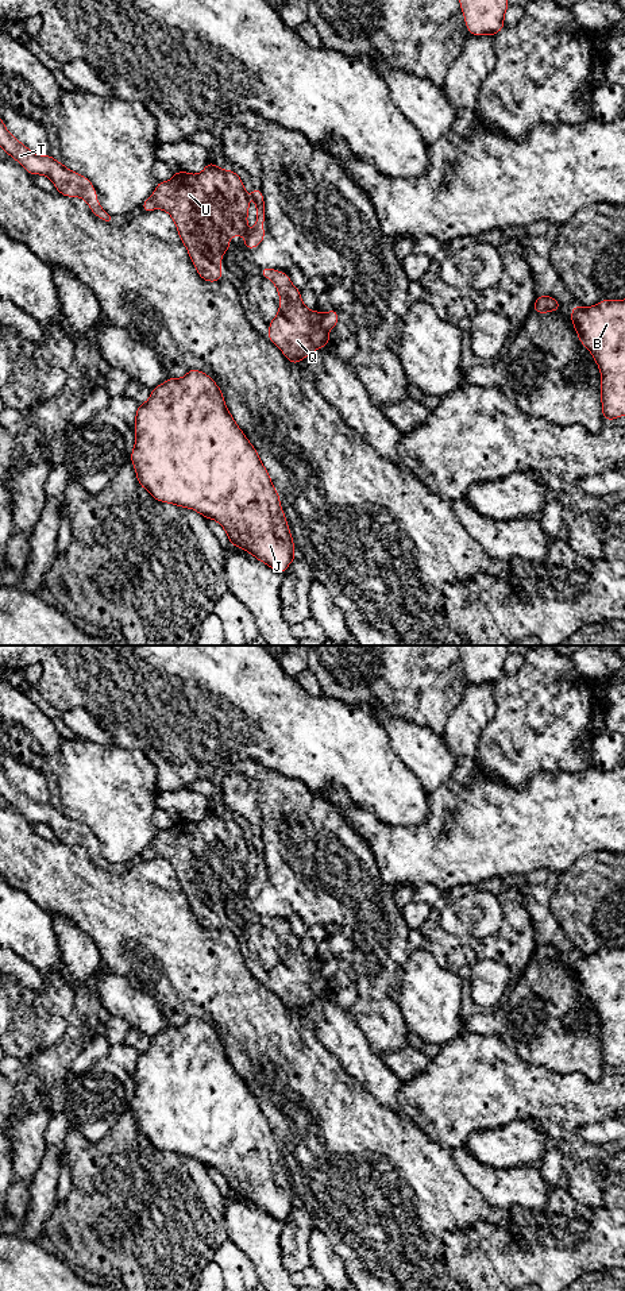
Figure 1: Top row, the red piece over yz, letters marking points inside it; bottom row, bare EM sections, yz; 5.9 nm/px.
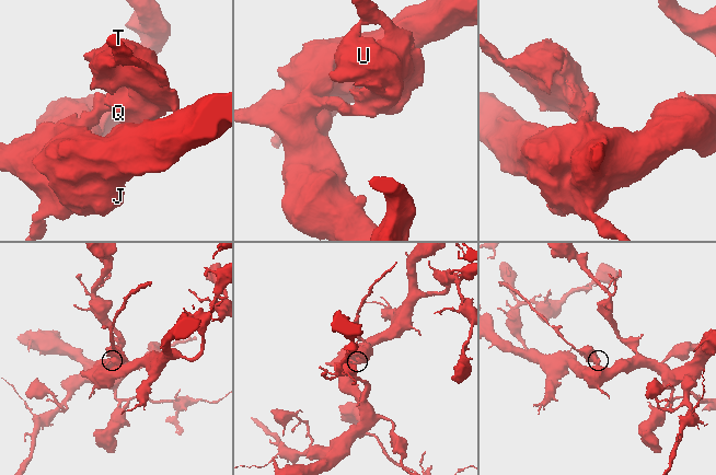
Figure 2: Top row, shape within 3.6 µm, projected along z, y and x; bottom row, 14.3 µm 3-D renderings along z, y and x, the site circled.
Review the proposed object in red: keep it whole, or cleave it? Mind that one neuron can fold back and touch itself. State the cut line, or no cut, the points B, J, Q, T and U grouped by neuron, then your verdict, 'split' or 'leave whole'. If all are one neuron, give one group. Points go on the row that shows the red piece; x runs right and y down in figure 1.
cut yz (321, 313), (321, 327), (327, 332); groups B J / Q T U; split

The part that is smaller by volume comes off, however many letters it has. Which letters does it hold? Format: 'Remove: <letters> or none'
Remove: Q, T, U

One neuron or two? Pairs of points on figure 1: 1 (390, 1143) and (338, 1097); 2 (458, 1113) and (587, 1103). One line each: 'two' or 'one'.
1: one
2: one

